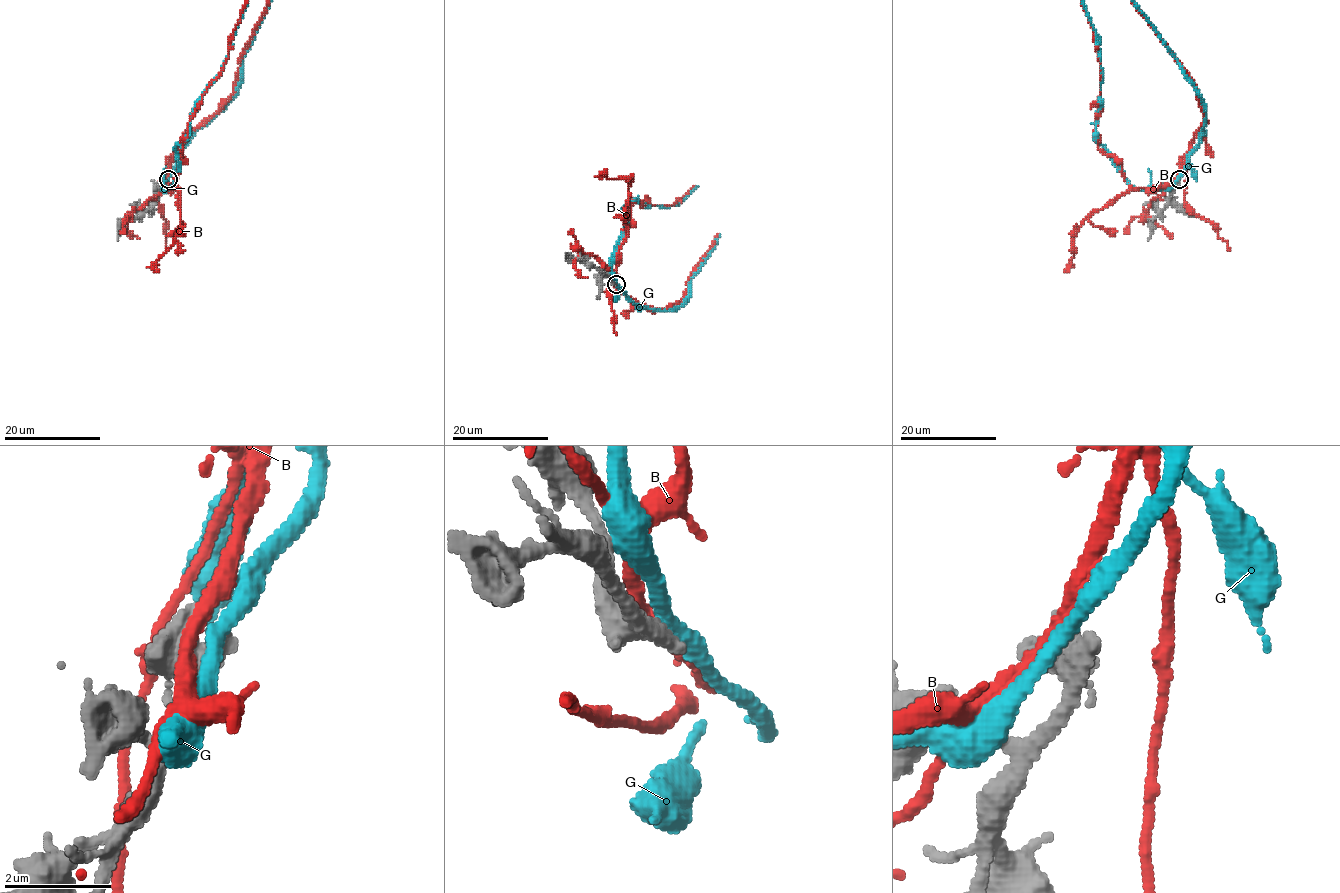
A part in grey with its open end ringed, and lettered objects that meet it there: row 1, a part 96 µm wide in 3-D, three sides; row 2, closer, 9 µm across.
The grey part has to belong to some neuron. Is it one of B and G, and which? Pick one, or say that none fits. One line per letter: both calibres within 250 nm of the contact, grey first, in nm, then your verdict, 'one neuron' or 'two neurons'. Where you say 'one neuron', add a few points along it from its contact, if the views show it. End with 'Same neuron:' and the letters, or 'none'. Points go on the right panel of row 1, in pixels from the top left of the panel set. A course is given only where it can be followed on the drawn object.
B: 550 nm thick on the grey side, 280 nm on the other; two neurons
G: 360 nm thick on the grey side, 280 nm on the other; two neurons
Same neuron: none

